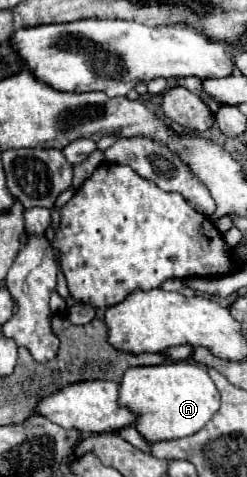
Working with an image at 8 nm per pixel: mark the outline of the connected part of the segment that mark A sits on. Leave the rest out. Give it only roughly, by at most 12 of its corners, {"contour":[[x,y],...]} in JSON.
{"contour":[[193,361],[133,367],[119,405],[147,443],[197,433],[219,391]]}

